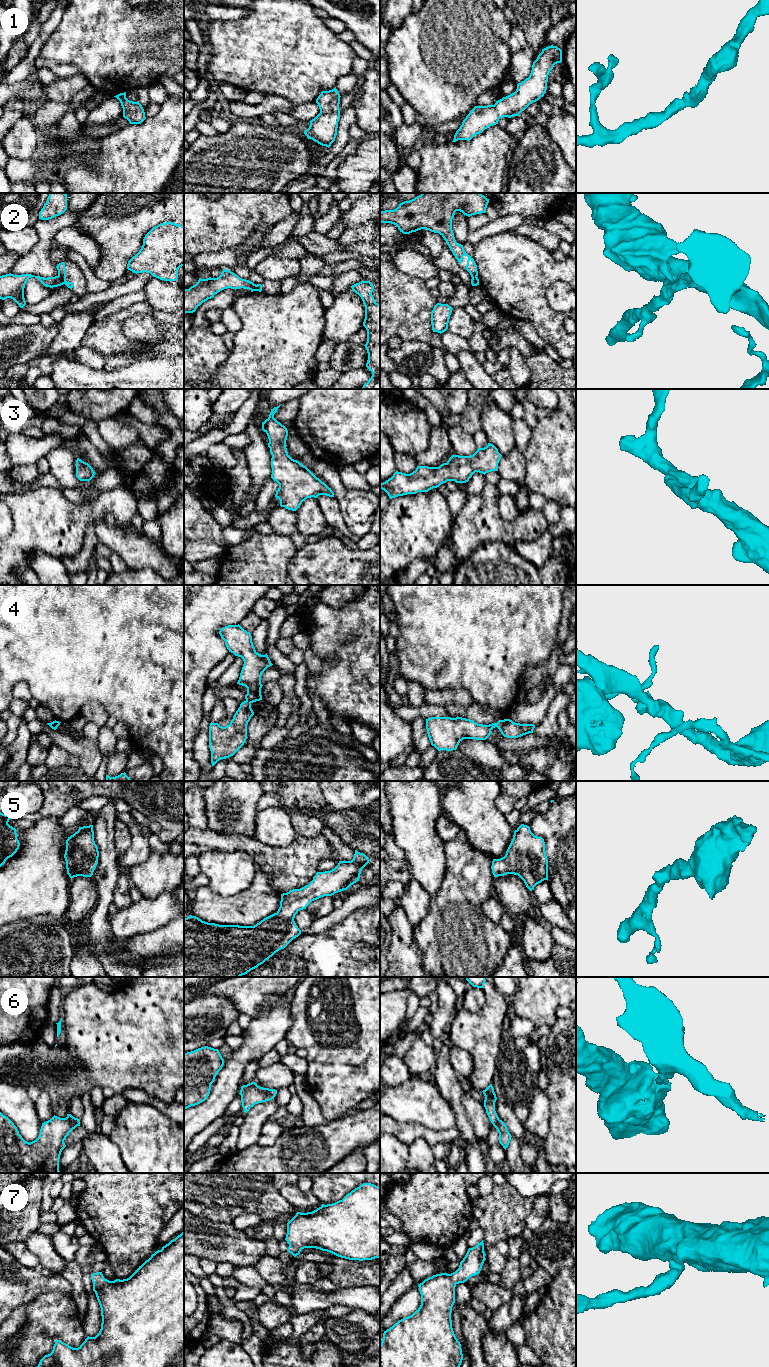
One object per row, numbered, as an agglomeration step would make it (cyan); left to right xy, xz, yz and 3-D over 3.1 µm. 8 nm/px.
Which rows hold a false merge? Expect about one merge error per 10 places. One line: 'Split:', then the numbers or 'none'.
Split: 2, 4, 6

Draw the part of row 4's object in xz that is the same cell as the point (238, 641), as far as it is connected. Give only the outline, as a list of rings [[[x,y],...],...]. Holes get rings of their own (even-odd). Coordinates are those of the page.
[[[239,624],[225,626],[220,629],[219,634],[229,652],[244,661],[237,684],[247,688],[246,701],[253,703],[262,700],[261,676],[268,667],[273,665],[267,653],[261,655],[256,652],[251,633]]]

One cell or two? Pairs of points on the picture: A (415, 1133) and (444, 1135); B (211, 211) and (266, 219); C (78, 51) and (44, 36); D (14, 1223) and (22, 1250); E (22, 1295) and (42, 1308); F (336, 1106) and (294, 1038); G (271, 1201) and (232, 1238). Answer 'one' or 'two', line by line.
A: one
B: one
C: two
D: two
E: two
F: one
G: two

